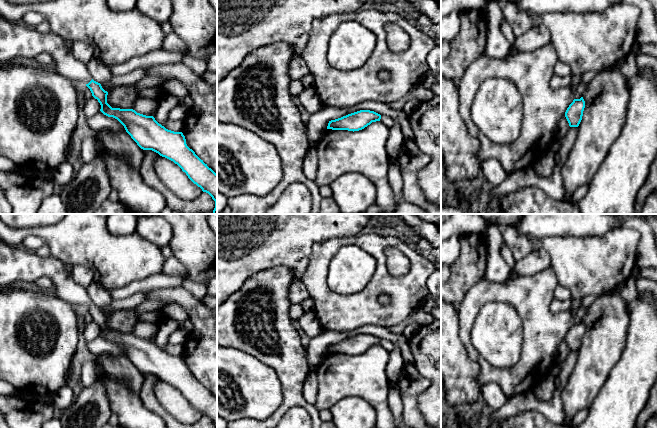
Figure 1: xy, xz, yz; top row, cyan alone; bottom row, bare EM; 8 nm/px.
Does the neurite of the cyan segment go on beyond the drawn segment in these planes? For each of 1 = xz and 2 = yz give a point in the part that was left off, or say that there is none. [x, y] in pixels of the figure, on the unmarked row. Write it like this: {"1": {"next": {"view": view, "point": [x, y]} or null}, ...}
{"1": {"next": null}, "2": {"next": null}}

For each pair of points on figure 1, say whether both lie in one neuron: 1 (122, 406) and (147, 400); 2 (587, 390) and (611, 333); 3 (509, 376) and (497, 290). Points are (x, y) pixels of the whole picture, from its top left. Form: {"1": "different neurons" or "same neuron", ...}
{"1": "different neurons", "2": "same neuron", "3": "same neuron"}

